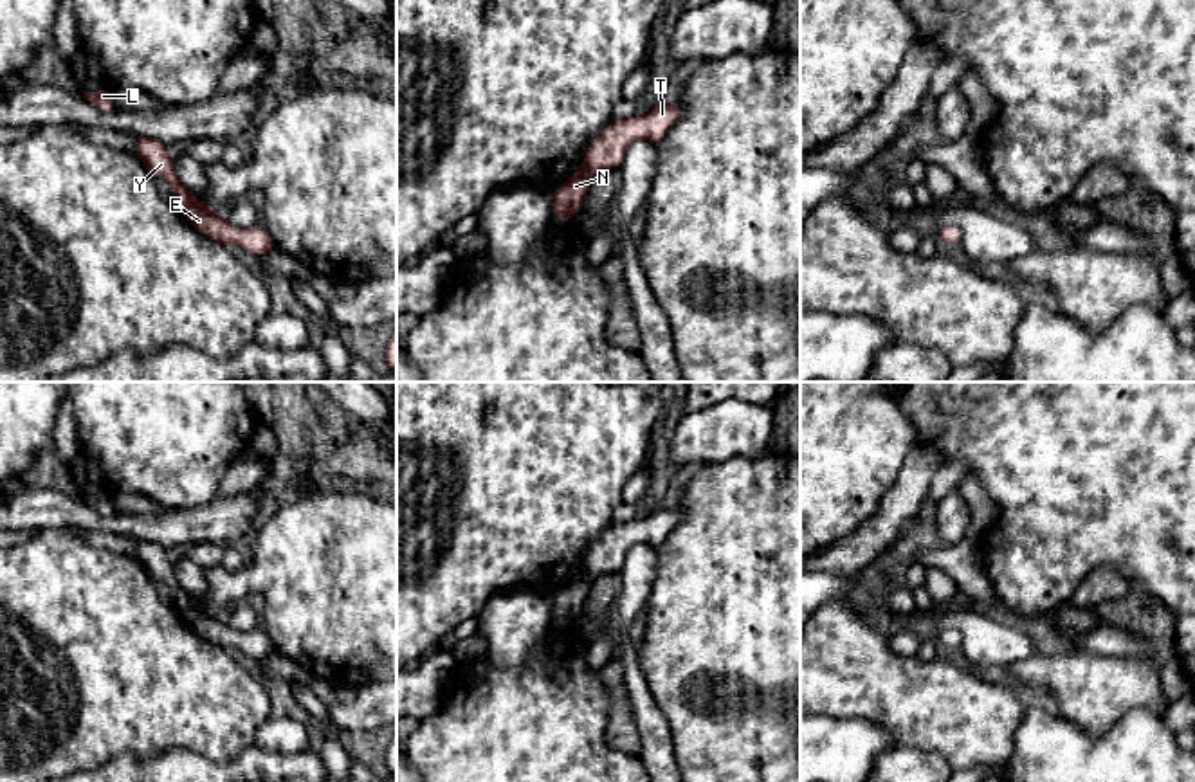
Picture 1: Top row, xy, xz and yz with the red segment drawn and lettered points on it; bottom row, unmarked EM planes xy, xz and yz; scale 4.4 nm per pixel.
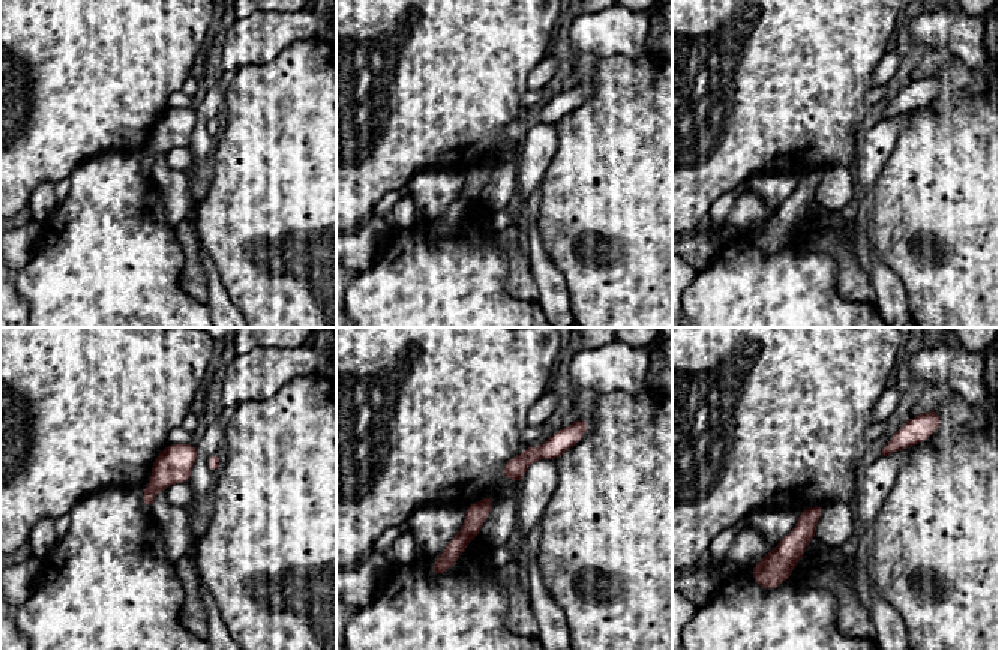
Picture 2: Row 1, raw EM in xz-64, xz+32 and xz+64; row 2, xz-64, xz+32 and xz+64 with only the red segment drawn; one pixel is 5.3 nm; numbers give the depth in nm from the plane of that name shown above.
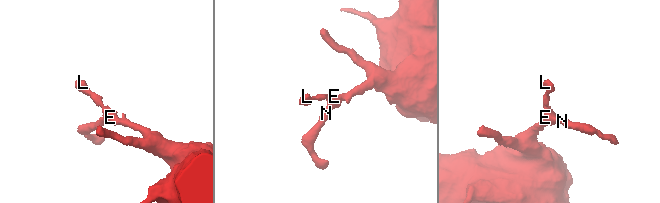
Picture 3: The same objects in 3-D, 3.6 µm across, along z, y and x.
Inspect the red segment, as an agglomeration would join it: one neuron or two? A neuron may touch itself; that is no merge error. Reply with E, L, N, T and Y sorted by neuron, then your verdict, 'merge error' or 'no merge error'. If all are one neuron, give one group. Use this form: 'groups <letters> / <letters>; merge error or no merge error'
groups E L N T Y; no merge error

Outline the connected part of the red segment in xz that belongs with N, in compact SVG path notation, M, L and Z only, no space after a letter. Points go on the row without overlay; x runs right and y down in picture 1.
M676 505L658 508L643 519L615 523L606 530L589 548L580 571L555 593L555 625L566 627L582 613L595 578L607 571L618 573L631 546L642 541L658 550L681 515L683 512Z

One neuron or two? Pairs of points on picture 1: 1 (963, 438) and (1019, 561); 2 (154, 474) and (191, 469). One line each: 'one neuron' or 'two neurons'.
1: one neuron
2: one neuron

